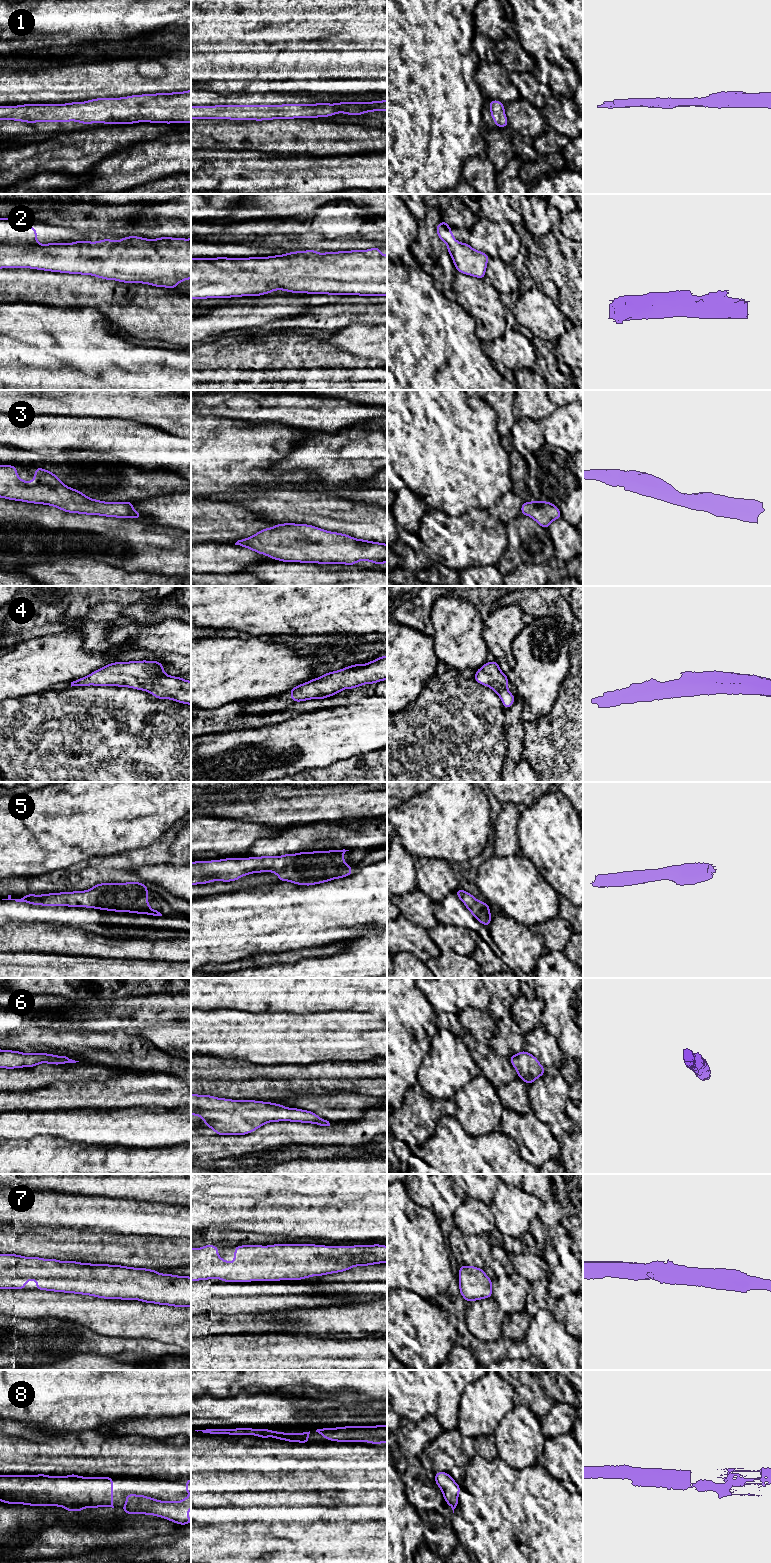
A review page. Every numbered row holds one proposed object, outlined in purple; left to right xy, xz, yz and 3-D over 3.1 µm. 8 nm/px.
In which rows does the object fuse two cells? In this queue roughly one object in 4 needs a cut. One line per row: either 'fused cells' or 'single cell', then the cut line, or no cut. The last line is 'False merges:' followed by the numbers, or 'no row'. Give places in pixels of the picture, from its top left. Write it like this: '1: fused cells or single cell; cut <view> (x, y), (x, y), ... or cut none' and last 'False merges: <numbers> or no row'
1: single cell; cut none
2: single cell; cut none
3: single cell; cut none
4: single cell; cut none
5: single cell; cut none
6: single cell; cut none
7: single cell; cut none
8: single cell; cut none
False merges: no row

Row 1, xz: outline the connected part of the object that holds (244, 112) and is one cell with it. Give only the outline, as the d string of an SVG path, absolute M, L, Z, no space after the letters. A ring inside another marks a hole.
M387 100L372 102L340 102L282 105L215 105L191 106L191 119L273 120L329 117L337 113L362 115L387 111Z

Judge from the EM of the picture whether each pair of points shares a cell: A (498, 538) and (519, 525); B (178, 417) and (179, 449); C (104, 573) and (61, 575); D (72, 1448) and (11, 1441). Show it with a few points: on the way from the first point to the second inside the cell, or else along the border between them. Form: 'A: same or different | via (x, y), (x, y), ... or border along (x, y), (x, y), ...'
A: different | border along (504, 524), (508, 543)
B: different | border along (157, 427), (180, 437)
C: same | via (93, 575), (72, 575)
D: same | via (57, 1445), (26, 1441)

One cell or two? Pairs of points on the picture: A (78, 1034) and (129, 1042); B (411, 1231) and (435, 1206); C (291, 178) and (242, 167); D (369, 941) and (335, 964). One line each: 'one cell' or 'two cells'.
A: one cell
B: two cells
C: one cell
D: one cell

